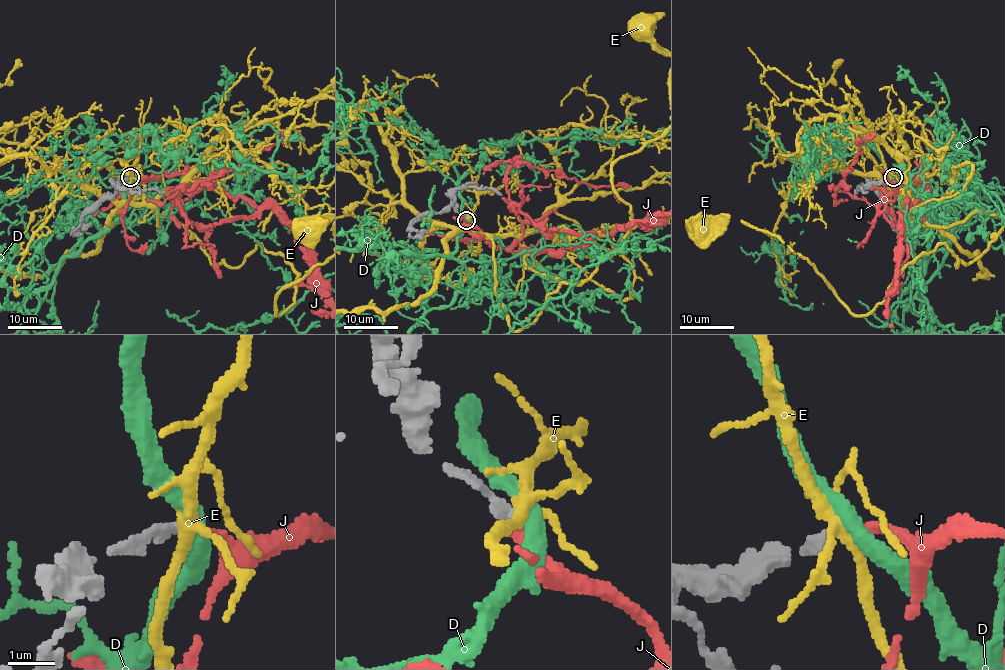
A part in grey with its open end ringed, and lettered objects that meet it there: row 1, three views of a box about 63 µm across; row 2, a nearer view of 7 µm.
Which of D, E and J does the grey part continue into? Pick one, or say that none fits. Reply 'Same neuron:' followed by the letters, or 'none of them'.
Same neuron: J

